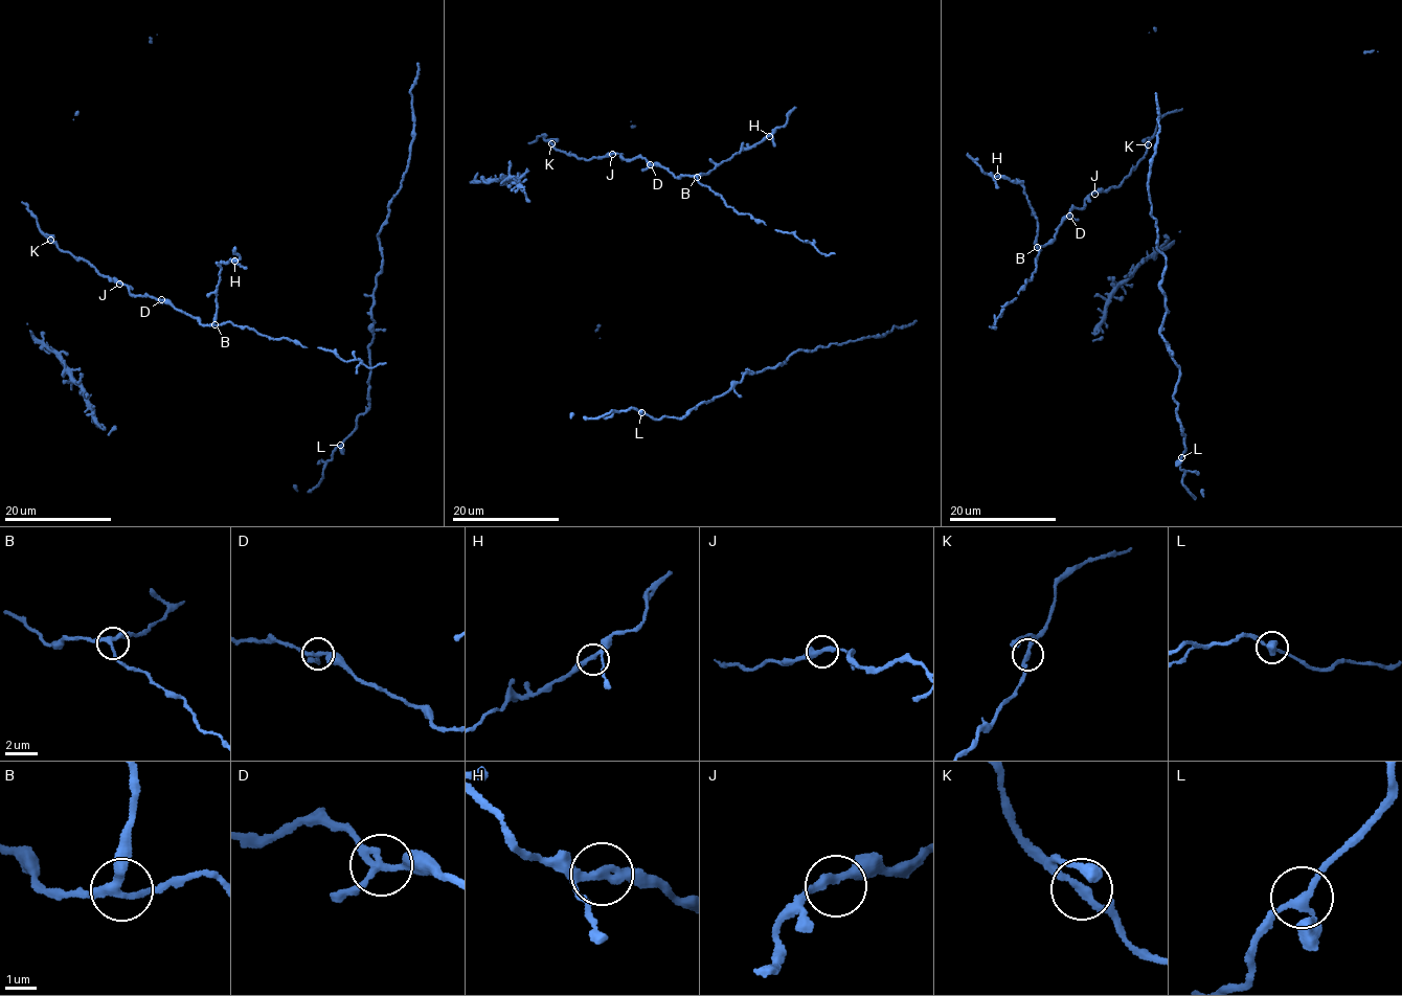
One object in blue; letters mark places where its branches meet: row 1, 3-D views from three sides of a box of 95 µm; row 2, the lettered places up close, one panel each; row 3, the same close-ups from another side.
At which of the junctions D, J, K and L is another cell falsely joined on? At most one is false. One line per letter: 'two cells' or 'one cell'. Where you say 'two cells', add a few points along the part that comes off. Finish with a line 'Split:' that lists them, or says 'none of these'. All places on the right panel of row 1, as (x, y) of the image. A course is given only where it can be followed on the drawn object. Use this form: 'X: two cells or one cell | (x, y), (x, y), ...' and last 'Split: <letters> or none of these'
D: one cell
J: one cell
K: one cell
L: one cell
Split: none of these

